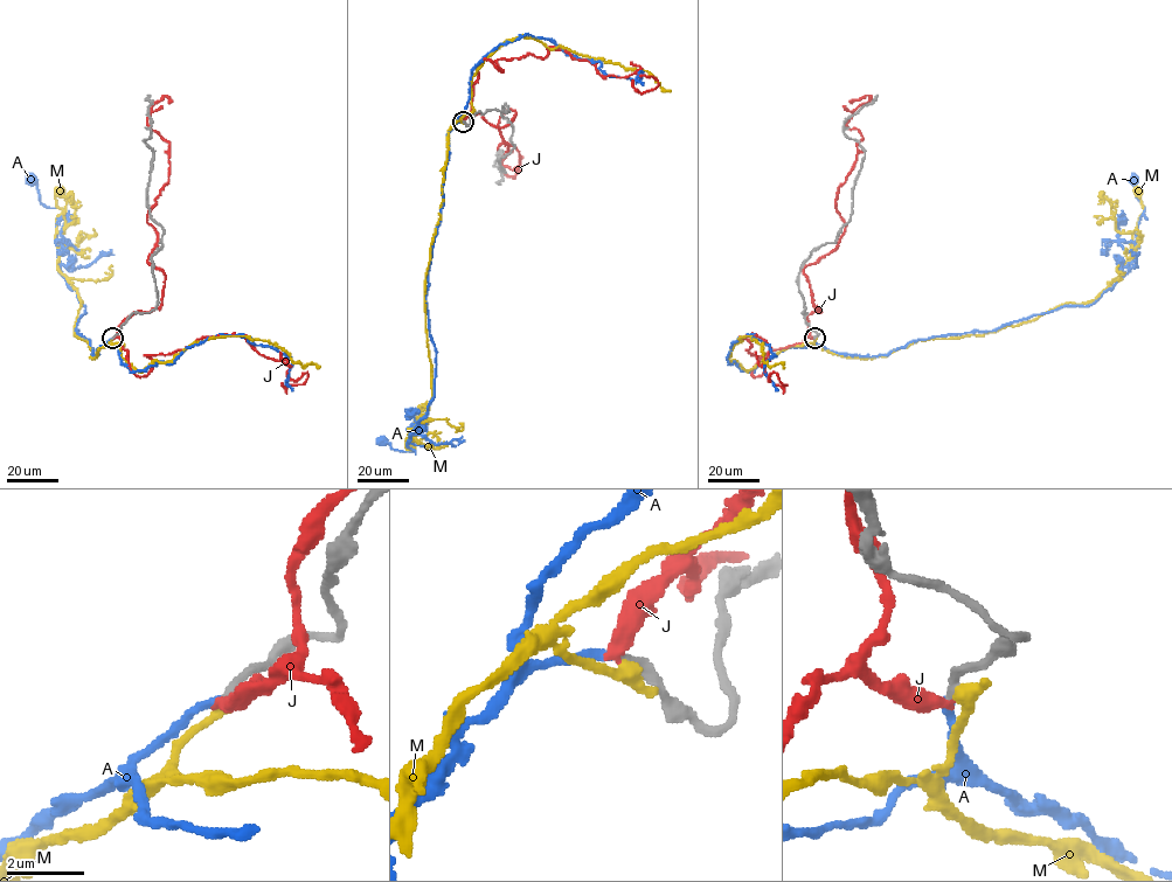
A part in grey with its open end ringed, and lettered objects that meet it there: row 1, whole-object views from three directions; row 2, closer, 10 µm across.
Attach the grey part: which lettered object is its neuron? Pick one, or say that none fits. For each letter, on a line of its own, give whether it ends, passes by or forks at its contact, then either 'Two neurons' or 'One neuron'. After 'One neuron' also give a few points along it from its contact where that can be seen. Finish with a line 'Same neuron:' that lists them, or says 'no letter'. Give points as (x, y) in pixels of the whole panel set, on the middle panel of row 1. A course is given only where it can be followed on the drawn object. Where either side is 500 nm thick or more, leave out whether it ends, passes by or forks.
A: It ends there. One neuron. Its course: (463, 122), (448, 134), (428, 273), (434, 398), (410, 433), (407, 445), (413, 451), (382, 440)
J: It ends there. Two neurons
M: It passes by. Two neurons
Same neuron: A

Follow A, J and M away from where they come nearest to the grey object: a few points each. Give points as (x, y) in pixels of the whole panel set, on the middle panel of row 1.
A: (463, 122), (448, 134), (428, 273), (434, 398), (410, 433), (407, 445), (413, 451), (382, 440)
J: (463, 122), (486, 58), (503, 71), (498, 60), (550, 46), (658, 85), (639, 92), (632, 80)
M: (463, 122), (448, 136), (443, 203), (425, 275), (432, 398), (408, 430), (407, 445), (413, 451), (408, 445)

